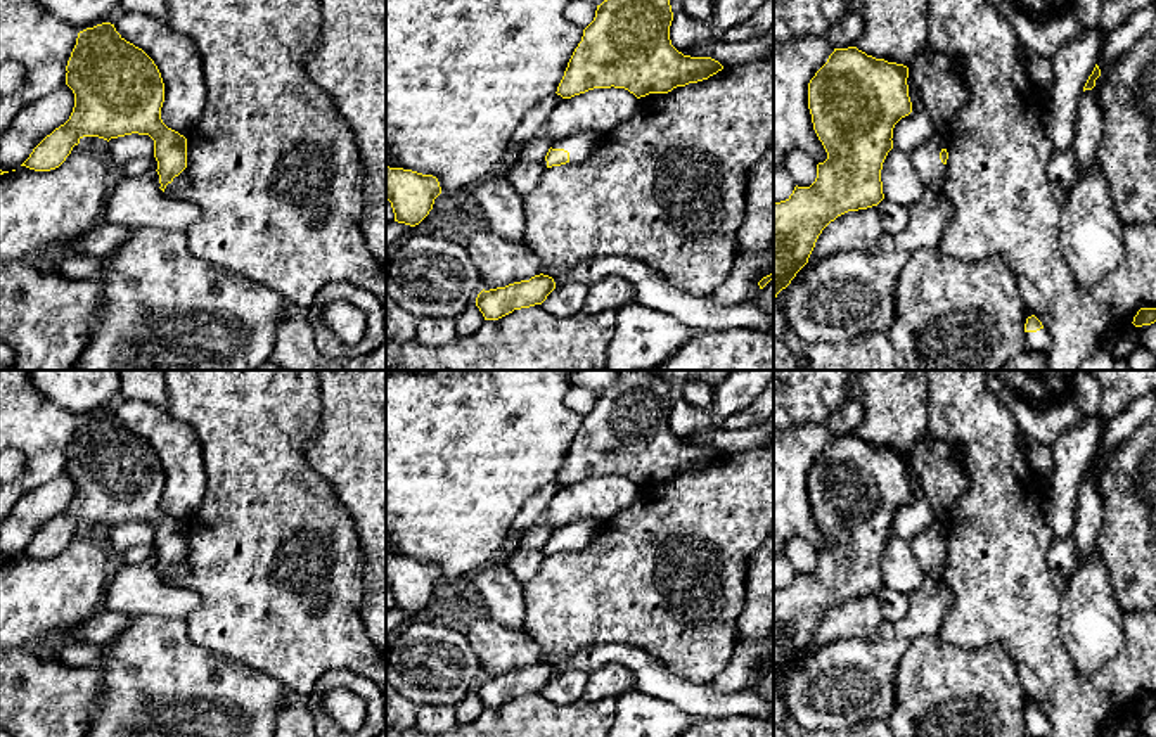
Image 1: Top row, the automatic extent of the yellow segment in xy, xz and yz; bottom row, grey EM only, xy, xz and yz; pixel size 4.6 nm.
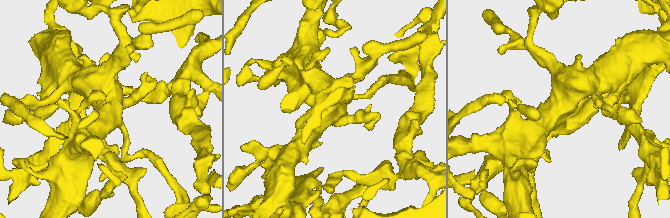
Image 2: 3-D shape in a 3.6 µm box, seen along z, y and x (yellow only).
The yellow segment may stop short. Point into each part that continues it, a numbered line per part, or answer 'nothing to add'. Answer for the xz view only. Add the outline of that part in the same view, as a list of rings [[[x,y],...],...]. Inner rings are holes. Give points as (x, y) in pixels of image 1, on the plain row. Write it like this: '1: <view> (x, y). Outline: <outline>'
1: xz (580, 533). Outline: [[[583,519],[583,521],[568,524],[557,531],[552,531],[550,535],[568,538],[569,550],[580,550],[587,547],[600,531],[602,531],[602,521]]]

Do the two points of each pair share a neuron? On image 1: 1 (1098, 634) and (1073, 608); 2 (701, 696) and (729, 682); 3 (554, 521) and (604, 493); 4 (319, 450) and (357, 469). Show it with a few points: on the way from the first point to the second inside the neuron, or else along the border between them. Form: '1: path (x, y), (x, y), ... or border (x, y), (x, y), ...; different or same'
1: path (1092, 627), (1080, 615); same
2: border (708, 684), (720, 692), (751, 689); different
3: path (566, 509), (575, 502), (592, 499); same
4: path (327, 450), (338, 450), (348, 461); same

